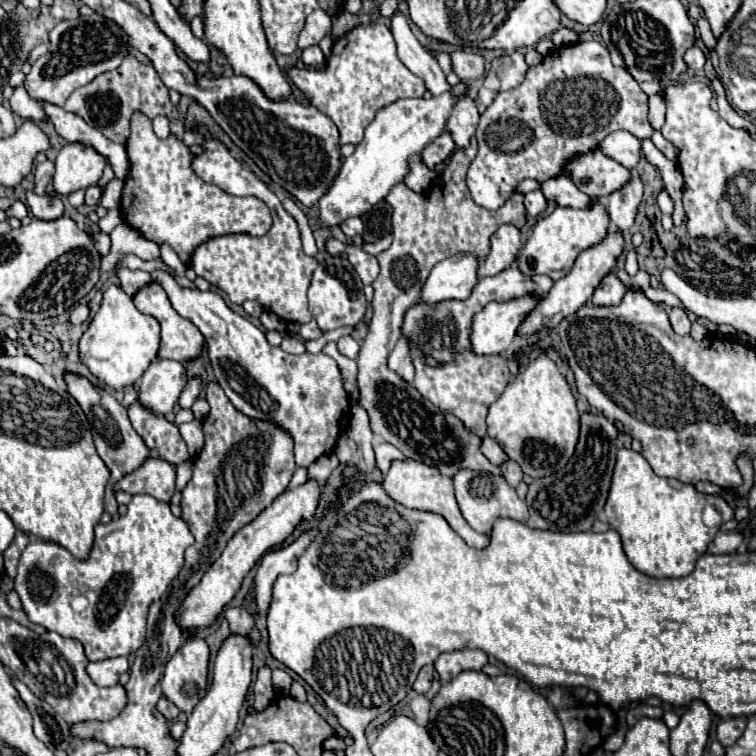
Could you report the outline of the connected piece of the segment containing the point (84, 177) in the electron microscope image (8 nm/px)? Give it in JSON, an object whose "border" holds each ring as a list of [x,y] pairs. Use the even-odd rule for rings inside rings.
{"border":[[[65,144],[55,160],[53,188],[57,196],[69,196],[75,190],[93,186],[107,166],[107,160],[85,144]]]}

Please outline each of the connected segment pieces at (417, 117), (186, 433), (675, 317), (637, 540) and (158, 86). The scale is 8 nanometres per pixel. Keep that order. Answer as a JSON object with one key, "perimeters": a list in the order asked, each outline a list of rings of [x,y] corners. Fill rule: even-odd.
{"perimeters":[[[[457,84],[453,88],[455,96],[445,92],[437,98],[397,100],[395,104],[379,110],[377,118],[367,126],[365,138],[357,144],[355,152],[341,164],[339,174],[335,176],[327,194],[319,198],[317,222],[323,228],[335,228],[351,216],[361,216],[369,212],[389,194],[395,184],[403,182],[407,174],[407,160],[413,154],[423,152],[423,148],[445,130],[447,116],[451,114],[455,102],[469,90],[465,84]]],[[[193,420],[193,422],[189,422],[189,424],[179,424],[179,430],[181,430],[183,440],[185,440],[187,446],[189,446],[189,454],[191,454],[191,456],[197,456],[197,454],[201,452],[201,448],[205,446],[201,422],[199,422],[199,420]]],[[[671,308],[669,320],[671,320],[671,326],[673,326],[673,330],[675,330],[677,334],[681,334],[681,336],[689,334],[689,330],[691,330],[691,320],[687,318],[687,314],[685,314],[683,308]]],[[[629,448],[617,450],[605,516],[609,526],[619,532],[625,554],[639,572],[653,578],[683,578],[691,574],[697,558],[707,552],[707,546],[719,530],[717,526],[707,528],[701,520],[707,504],[721,512],[723,522],[733,518],[733,508],[721,496],[707,496],[697,492],[693,484],[683,484],[675,478],[661,478],[639,452]]],[[[127,54],[123,58],[123,62],[117,70],[103,72],[89,84],[77,88],[67,98],[63,108],[67,112],[81,116],[89,126],[97,128],[99,132],[103,132],[109,140],[113,140],[117,144],[127,142],[127,128],[129,128],[129,120],[131,120],[133,112],[139,110],[139,112],[147,114],[149,118],[155,118],[159,114],[169,116],[173,112],[173,104],[169,100],[169,88],[161,82],[155,68],[151,64],[139,62],[131,54]]]]}

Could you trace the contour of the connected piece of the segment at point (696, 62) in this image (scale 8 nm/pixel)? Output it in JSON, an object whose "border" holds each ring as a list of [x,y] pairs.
{"border":[[[693,46],[693,48],[689,48],[689,50],[683,54],[683,60],[685,60],[685,64],[687,64],[689,68],[693,68],[693,70],[703,70],[707,58],[705,58],[705,54],[703,54],[701,48]]]}

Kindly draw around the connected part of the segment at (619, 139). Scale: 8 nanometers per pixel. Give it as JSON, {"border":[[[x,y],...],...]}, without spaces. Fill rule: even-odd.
{"border":[[[611,132],[599,148],[605,156],[617,160],[629,170],[633,170],[641,158],[641,142],[629,132]]]}

